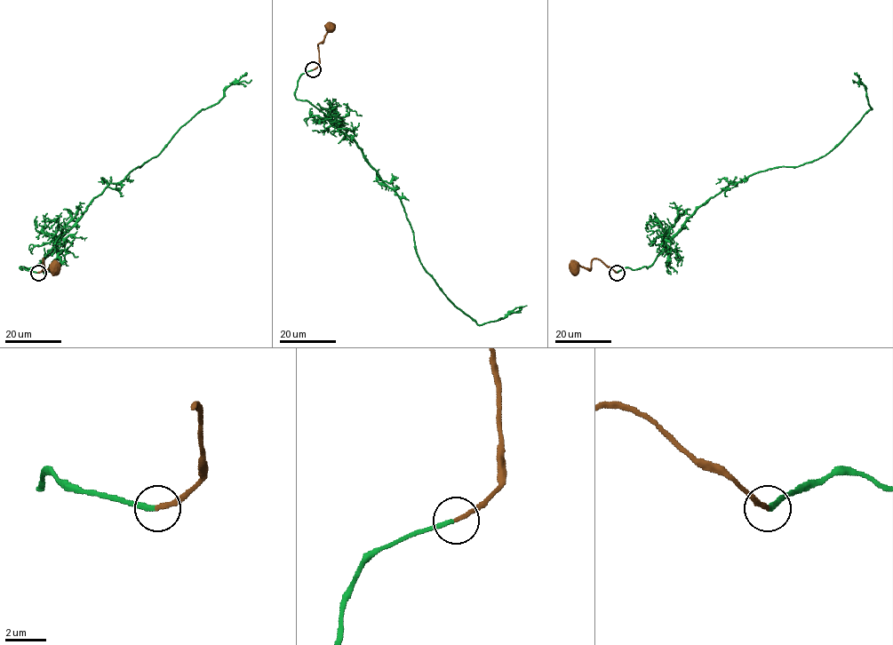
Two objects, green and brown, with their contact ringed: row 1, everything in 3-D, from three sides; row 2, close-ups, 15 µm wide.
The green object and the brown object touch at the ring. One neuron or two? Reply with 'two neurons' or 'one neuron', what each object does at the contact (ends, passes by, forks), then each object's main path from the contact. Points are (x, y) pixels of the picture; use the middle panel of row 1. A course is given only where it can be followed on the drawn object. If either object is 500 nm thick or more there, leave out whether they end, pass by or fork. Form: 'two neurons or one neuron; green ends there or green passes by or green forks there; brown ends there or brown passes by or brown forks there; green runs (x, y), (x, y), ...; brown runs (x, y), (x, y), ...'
one neuron; green ends there; brown ends there; green runs (313, 69), (299, 76), (296, 98), (354, 141), (395, 193), (438, 286), (478, 324), (526, 306); brown runs (313, 69), (319, 65), (317, 43), (330, 28)

